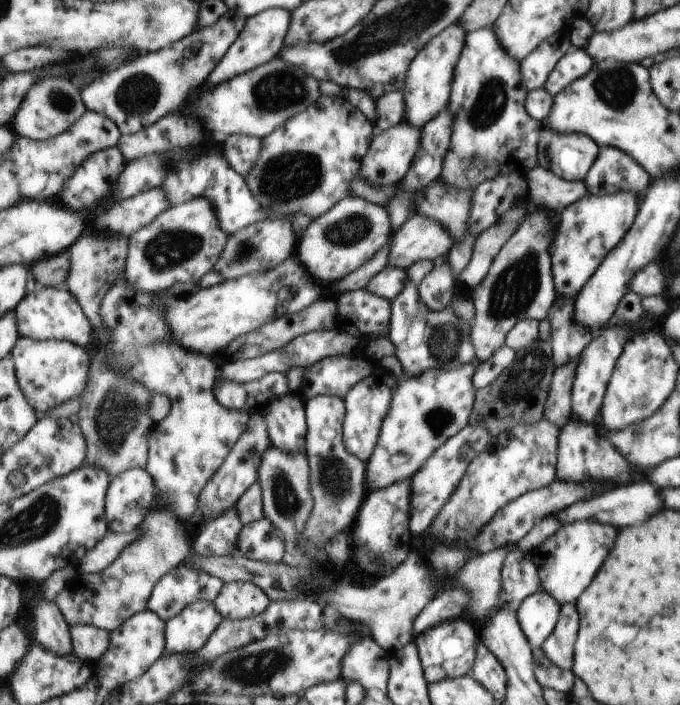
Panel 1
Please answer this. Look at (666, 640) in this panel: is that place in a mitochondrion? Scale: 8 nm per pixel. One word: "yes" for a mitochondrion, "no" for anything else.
no

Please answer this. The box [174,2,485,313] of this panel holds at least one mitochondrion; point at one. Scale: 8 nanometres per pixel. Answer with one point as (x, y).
(291, 175)

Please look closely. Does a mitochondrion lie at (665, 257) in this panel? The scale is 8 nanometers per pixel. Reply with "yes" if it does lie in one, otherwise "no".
no

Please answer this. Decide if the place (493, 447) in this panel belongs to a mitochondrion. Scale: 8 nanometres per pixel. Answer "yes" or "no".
no

